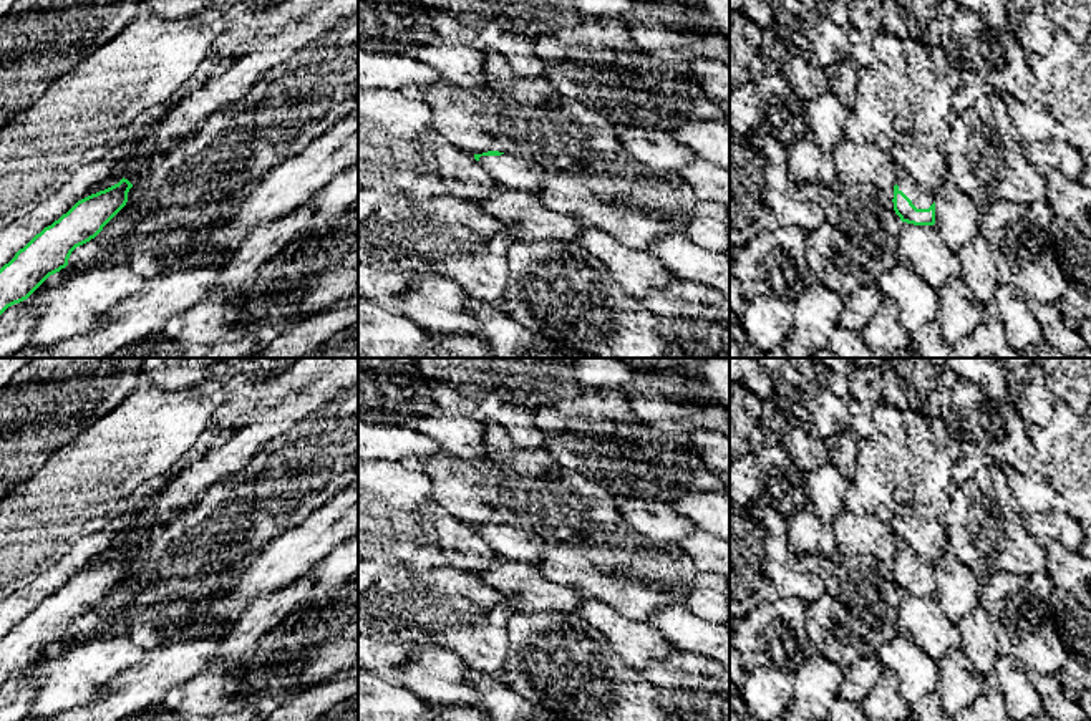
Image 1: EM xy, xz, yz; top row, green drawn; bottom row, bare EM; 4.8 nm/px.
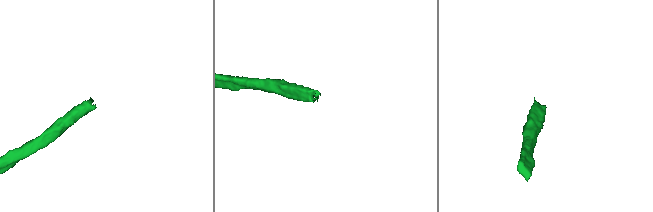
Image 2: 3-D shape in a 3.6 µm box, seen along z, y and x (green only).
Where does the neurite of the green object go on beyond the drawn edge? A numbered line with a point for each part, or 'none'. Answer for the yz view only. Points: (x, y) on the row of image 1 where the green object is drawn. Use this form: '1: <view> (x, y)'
1: yz (906, 184)

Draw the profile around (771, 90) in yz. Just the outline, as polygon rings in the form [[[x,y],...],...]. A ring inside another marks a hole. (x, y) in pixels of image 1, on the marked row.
[[[768,70],[730,93],[730,129],[739,134],[769,134],[789,148],[809,136],[804,104],[781,73]]]

